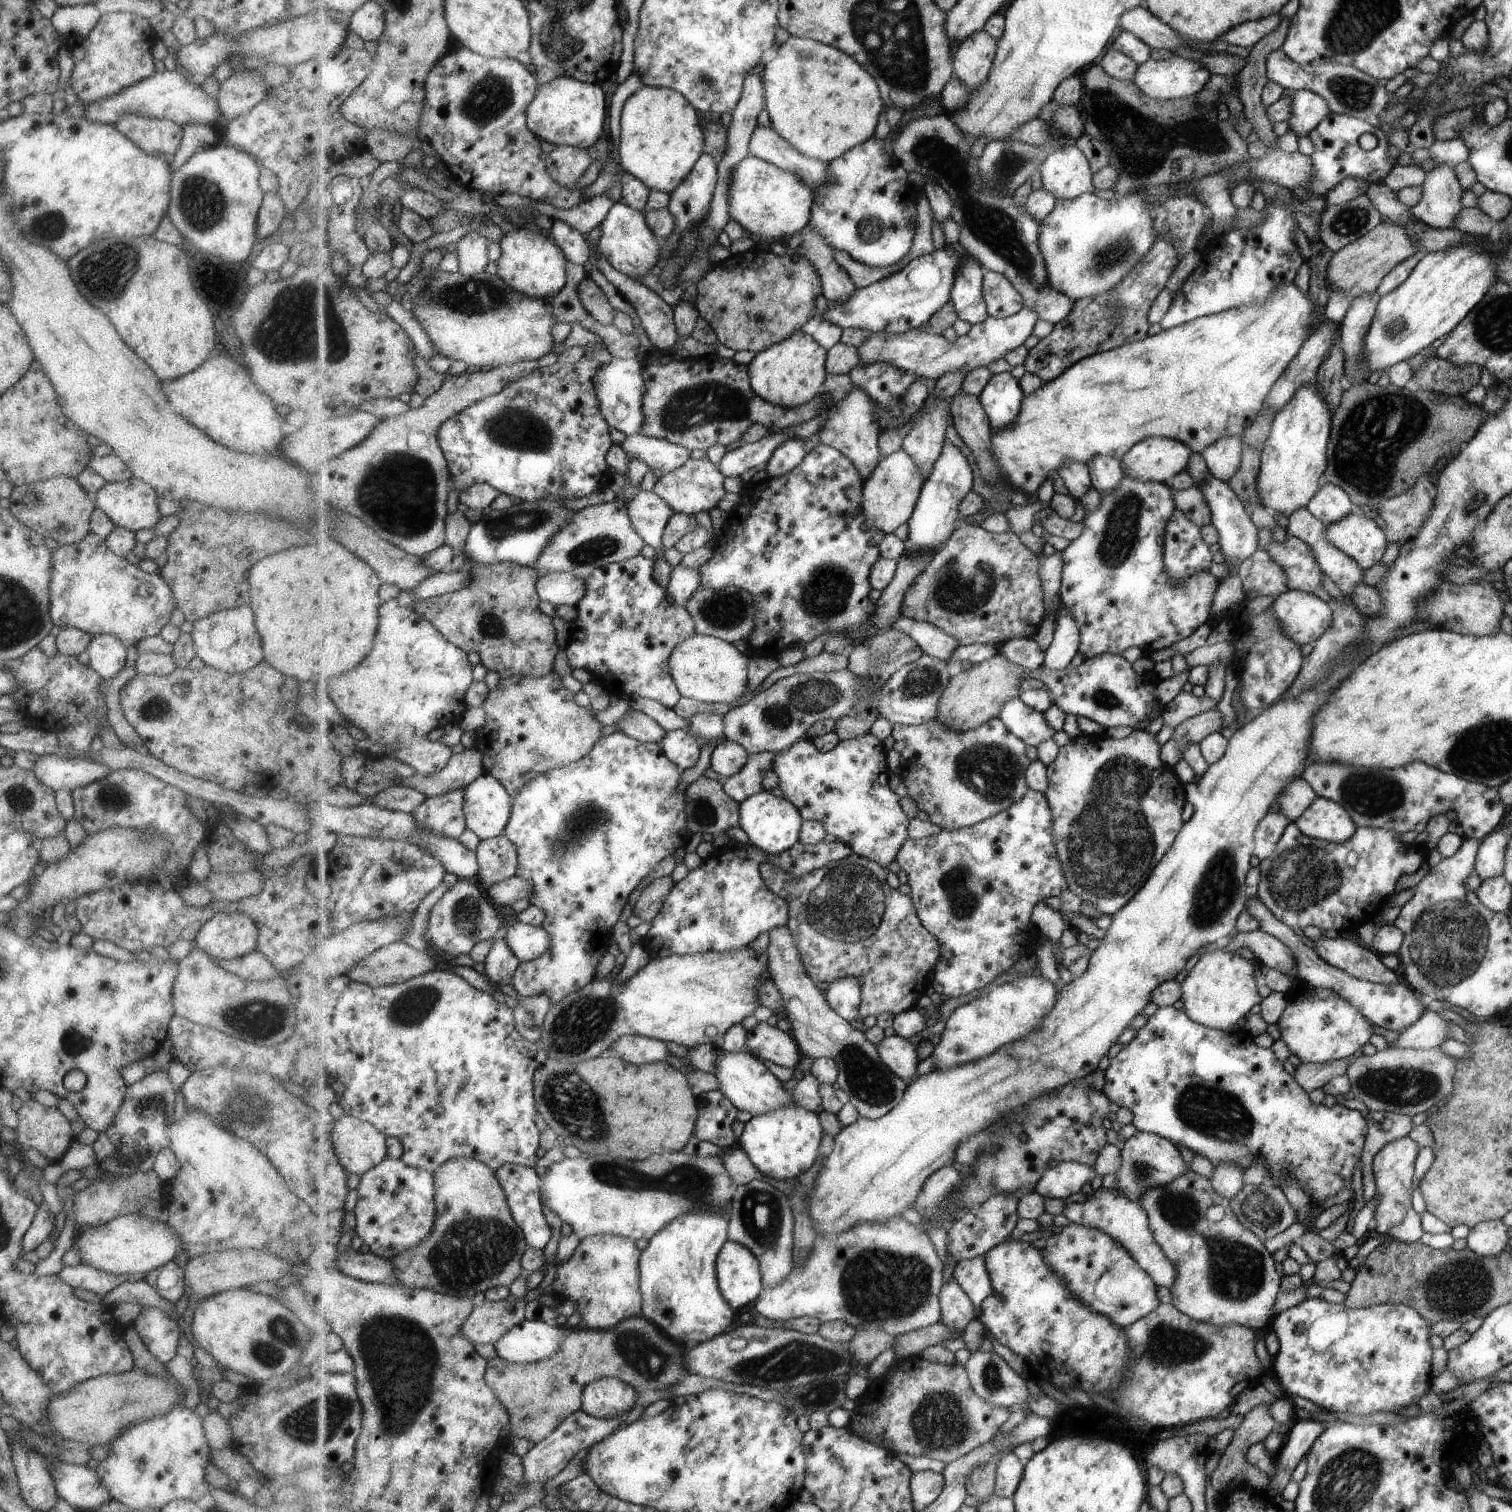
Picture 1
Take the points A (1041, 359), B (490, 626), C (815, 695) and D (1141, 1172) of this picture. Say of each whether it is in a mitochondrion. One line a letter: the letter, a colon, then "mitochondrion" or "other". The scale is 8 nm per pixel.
A: other
B: mitochondrion
C: mitochondrion
D: mitochondrion

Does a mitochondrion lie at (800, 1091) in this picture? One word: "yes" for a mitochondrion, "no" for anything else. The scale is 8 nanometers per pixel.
no

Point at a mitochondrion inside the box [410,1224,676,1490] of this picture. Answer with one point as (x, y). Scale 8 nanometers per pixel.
(627, 1349)

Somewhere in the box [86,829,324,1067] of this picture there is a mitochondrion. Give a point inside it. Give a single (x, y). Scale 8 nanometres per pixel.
(254, 1015)

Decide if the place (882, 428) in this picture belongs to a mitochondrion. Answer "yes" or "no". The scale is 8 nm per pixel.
no

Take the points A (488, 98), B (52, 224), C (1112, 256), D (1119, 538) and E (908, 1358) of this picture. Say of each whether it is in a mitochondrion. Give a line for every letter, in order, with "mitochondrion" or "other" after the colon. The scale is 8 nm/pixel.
A: mitochondrion
B: mitochondrion
C: mitochondrion
D: mitochondrion
E: other

